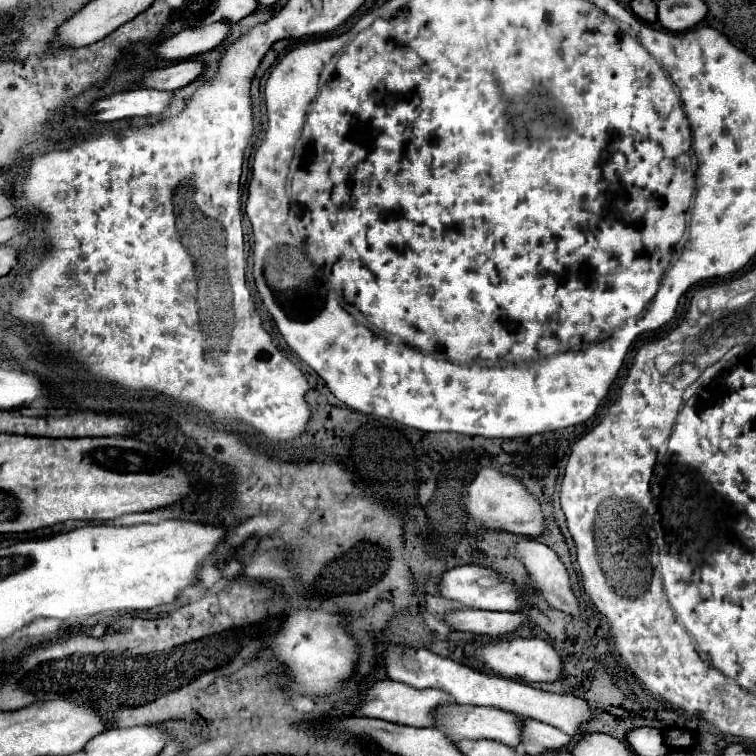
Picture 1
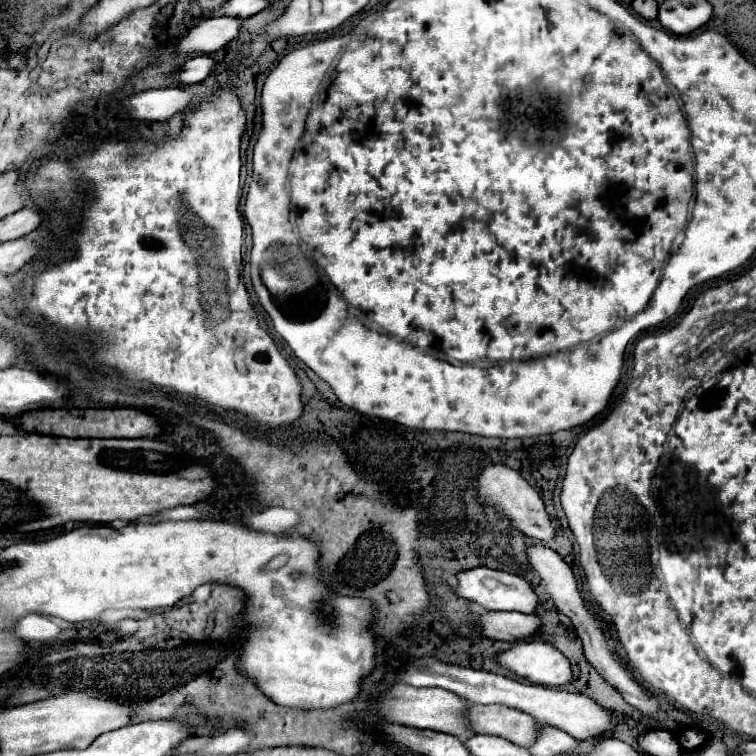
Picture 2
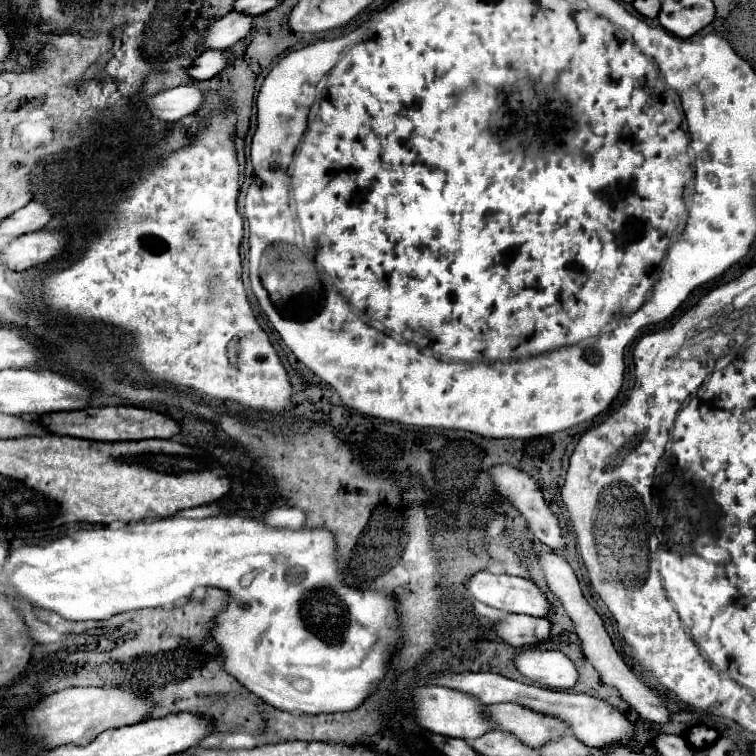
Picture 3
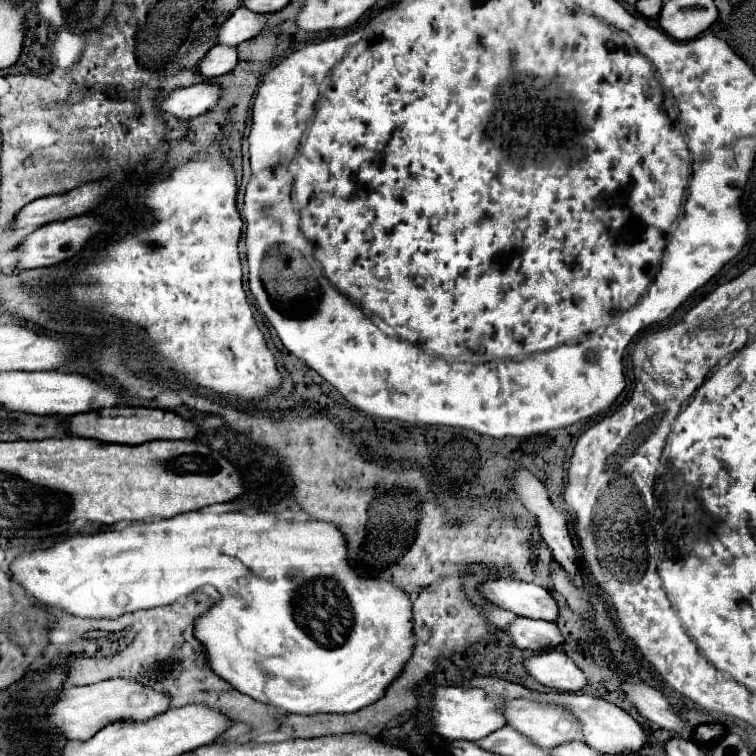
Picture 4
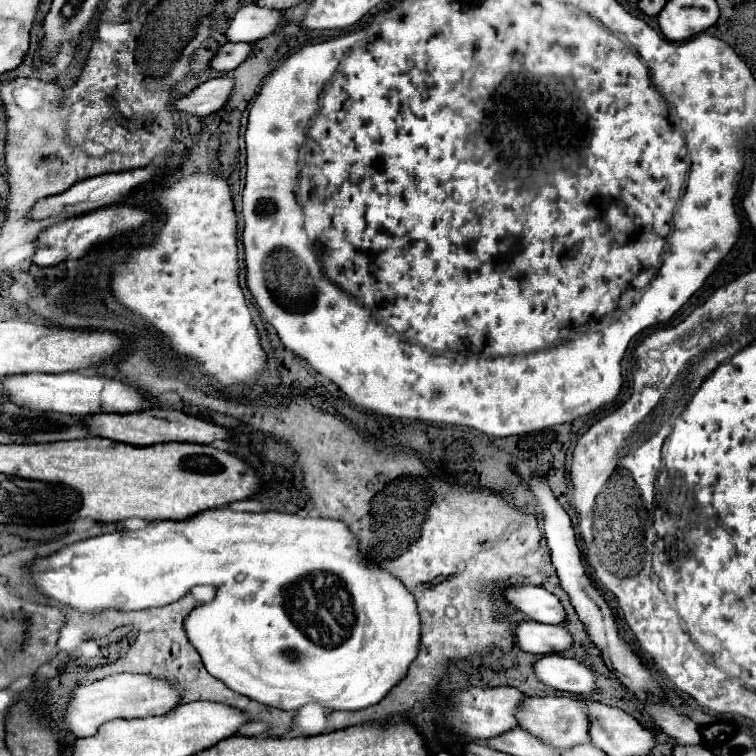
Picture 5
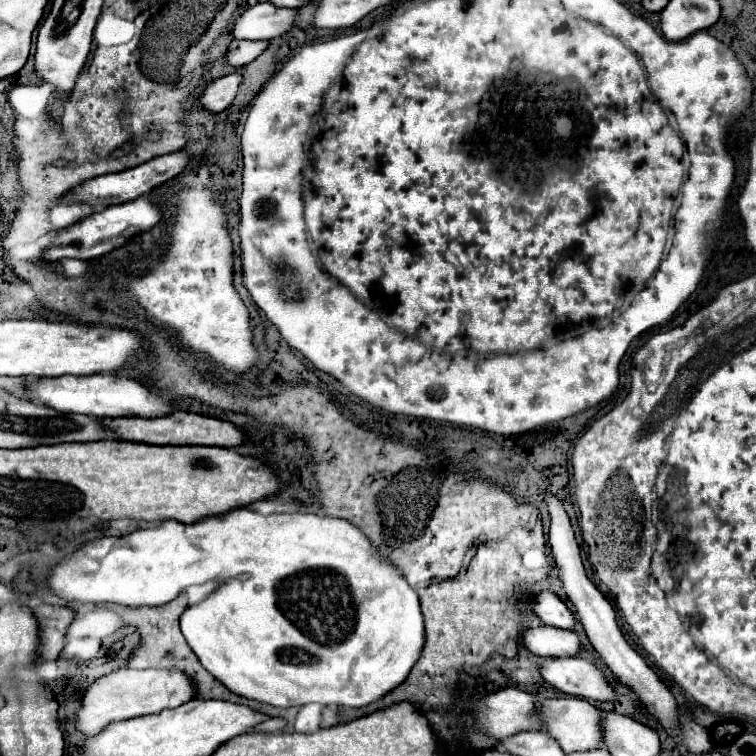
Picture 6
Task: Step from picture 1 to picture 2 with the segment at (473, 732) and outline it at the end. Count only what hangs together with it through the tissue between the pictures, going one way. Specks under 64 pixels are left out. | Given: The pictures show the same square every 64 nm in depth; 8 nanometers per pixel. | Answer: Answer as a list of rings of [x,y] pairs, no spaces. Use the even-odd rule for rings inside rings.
[[[500,704],[472,706],[466,710],[466,718],[474,734],[500,736],[524,748],[528,748],[536,740],[540,726],[532,716]]]

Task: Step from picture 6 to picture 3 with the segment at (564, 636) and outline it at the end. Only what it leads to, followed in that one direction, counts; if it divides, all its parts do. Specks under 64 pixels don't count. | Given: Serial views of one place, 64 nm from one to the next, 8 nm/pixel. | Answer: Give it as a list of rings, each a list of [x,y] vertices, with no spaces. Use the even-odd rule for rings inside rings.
[[[508,614],[504,620],[494,622],[492,630],[500,640],[522,648],[546,640],[550,636],[550,622],[526,614]]]

